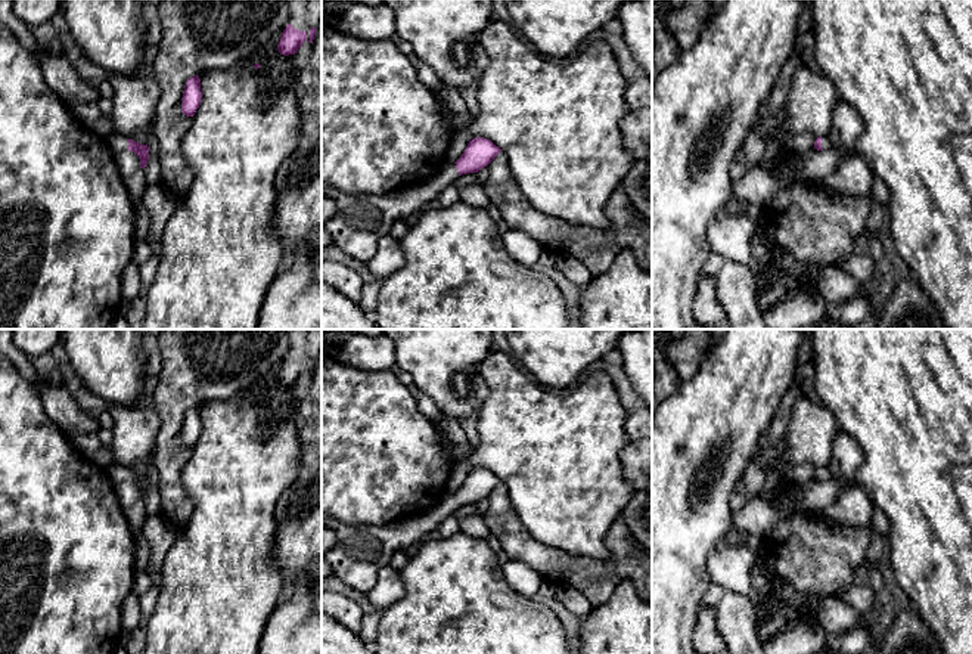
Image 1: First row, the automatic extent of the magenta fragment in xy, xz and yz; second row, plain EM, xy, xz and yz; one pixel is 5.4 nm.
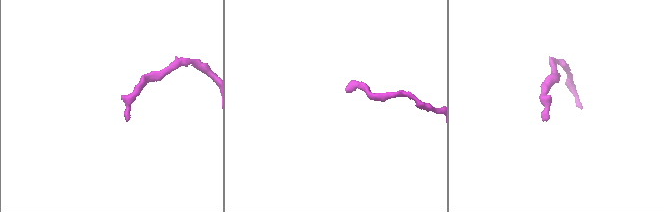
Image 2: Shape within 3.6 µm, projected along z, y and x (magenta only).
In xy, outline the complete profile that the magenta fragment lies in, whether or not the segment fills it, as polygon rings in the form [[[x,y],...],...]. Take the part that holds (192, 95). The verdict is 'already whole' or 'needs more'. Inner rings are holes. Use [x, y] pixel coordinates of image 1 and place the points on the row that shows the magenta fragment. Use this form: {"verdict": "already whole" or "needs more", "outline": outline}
{"verdict": "already whole", "outline": [[[199,75],[190,77],[186,81],[183,97],[181,97],[181,112],[186,117],[193,117],[202,100],[201,80]]]}

